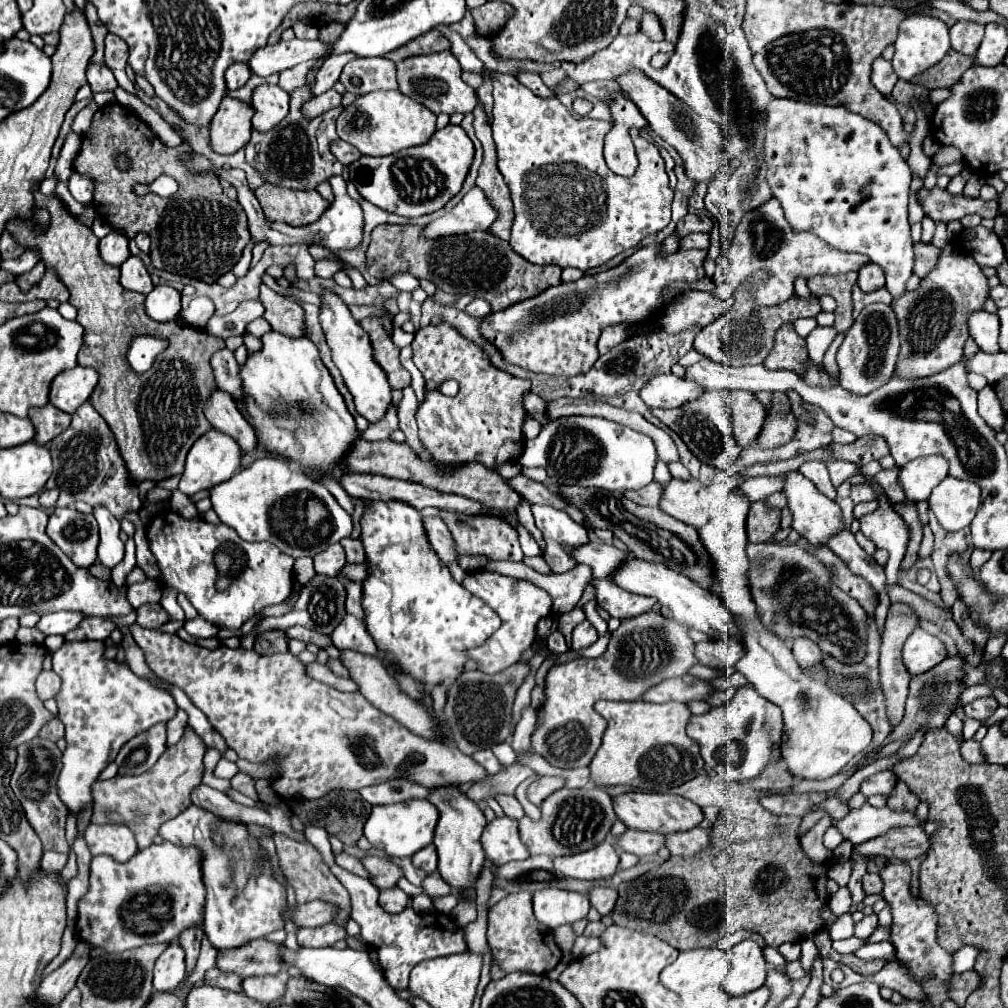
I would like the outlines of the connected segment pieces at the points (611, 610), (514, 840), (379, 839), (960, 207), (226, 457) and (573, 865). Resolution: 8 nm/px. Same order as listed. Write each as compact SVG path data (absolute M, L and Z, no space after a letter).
M605 579L595 581L595 589L597 589L597 603L611 617L617 617L617 619L637 617L641 613L647 613L657 603L657 599L653 599L653 597L629 593L629 591L617 587L613 581L605 581Z
M507 815L495 817L483 829L483 851L493 865L521 861L529 857L527 847L519 839L519 823Z
M413 799L397 805L377 805L373 807L367 823L365 837L367 841L381 849L387 857L411 857L419 849L427 847L433 841L433 829L437 825L439 811L427 799Z
M921 189L919 191L919 201L923 205L923 211L933 219L933 221L953 221L961 219L969 213L977 213L983 219L995 219L997 215L997 201L983 201L983 199L971 199L965 195L953 197L945 189Z
M209 429L189 449L189 455L187 455L187 463L185 463L185 471L183 471L179 489L185 495L191 497L193 493L197 493L201 489L211 489L211 487L215 487L215 485L231 479L239 471L239 467L241 467L241 457L243 457L243 451L241 451L241 447L237 447L237 441L235 439L231 439L229 435L225 435L221 431Z
M603 841L585 853L553 859L553 865L557 867L557 871L581 881L609 879L615 875L617 863L619 863L619 857L615 853L615 847L609 841Z

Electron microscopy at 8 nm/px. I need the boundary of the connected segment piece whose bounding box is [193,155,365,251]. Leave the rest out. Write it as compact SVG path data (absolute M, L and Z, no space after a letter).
M193 155L193 169L197 171L207 171L216 175L218 178L225 179L229 181L235 189L237 189L237 201L241 203L241 207L245 209L247 217L249 217L249 231L255 239L255 243L259 241L267 241L269 245L321 245L329 251L349 251L349 249L355 249L361 239L363 239L363 209L357 201L353 201L349 195L347 195L347 189L345 189L345 179L343 177L331 177L329 183L331 183L331 189L335 193L335 201L333 205L329 205L329 209L315 221L315 223L309 223L309 225L303 225L303 227L291 227L287 223L273 223L269 221L259 203L257 203L257 197L255 193L249 189L247 185L247 179L245 179L245 173L241 169L216 169L207 161L205 157L201 155Z

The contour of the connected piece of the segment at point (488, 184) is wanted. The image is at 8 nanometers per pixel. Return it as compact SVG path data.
M477 105L473 115L475 115L475 123L473 123L475 135L483 145L483 163L479 167L477 185L487 193L487 197L499 211L499 219L489 227L489 231L501 239L509 239L511 223L513 223L513 203L511 203L509 187L497 169L497 153L491 137L491 125L487 123L487 117L481 111L481 105Z

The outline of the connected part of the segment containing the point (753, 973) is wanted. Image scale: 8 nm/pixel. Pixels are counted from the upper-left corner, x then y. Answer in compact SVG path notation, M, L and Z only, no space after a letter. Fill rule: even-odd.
M747 939L731 947L729 961L731 961L731 971L723 983L723 991L727 995L733 997L747 995L763 985L767 975L765 973L767 965L761 947L755 941Z

